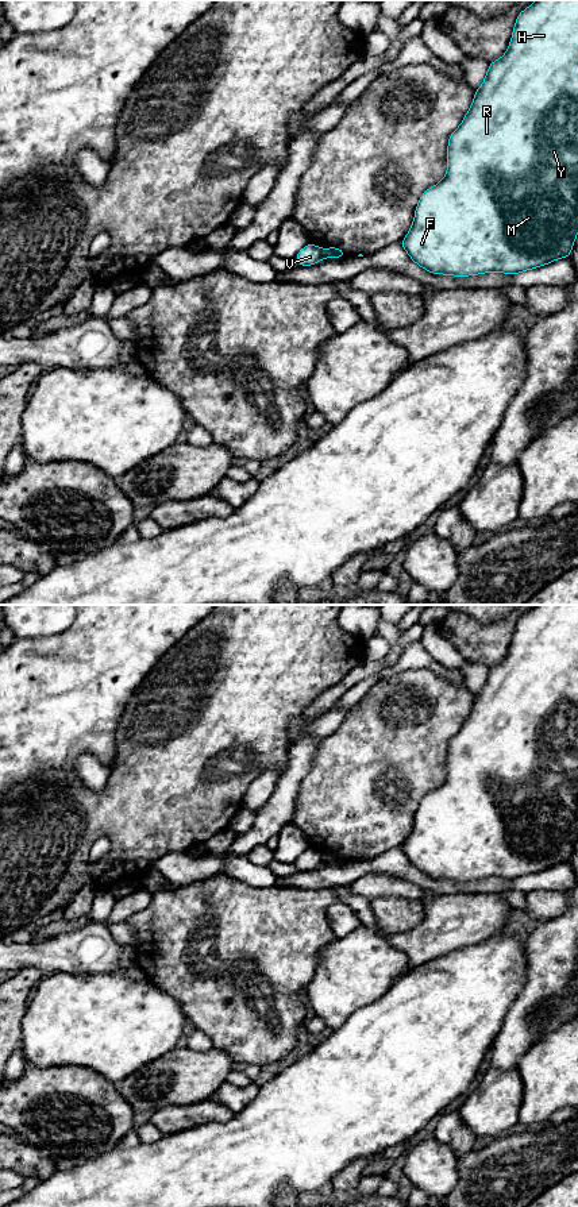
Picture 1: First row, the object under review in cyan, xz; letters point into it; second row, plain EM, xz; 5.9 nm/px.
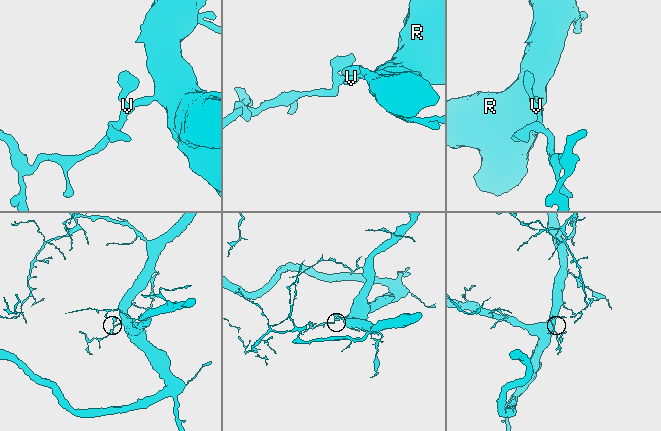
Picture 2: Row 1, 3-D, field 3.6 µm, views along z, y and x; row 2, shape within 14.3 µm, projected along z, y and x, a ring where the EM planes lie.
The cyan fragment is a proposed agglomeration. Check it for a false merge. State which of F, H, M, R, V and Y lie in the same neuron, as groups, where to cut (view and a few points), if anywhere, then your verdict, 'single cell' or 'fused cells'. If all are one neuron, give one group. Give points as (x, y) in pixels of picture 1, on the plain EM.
F H M R Y / V; cut in xz along (322, 853), (326, 862); fused cells

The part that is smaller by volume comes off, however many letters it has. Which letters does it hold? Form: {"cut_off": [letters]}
{"cut_off": ["V"]}

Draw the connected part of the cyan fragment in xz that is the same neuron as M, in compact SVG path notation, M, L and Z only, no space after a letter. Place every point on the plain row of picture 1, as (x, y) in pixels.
M536 605L523 614L512 636L505 659L489 668L482 690L475 695L473 709L447 749L447 776L444 783L428 793L415 814L412 832L400 851L409 863L431 879L454 882L483 878L519 879L562 863L570 863L578 841L578 605Z

